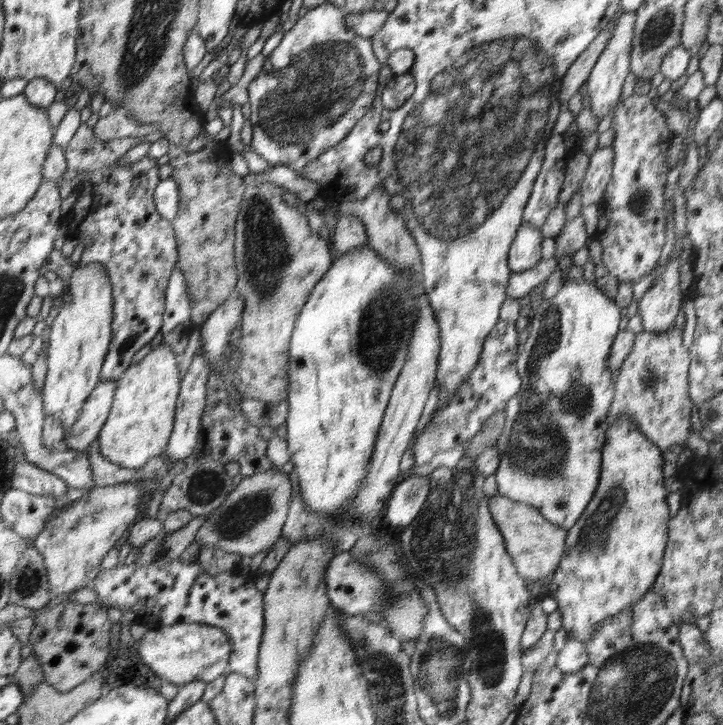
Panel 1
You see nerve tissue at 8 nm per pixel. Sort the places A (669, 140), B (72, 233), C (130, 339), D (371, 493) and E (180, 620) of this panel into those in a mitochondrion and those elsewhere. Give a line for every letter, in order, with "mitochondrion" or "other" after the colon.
A: other
B: other
C: mitochondrion
D: other
E: other

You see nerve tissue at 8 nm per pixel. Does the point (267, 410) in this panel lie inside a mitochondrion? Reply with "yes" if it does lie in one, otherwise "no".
no

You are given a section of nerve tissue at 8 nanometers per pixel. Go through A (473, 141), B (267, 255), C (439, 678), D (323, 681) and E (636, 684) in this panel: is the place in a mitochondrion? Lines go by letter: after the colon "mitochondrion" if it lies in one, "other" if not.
A: mitochondrion
B: mitochondrion
C: mitochondrion
D: other
E: mitochondrion

